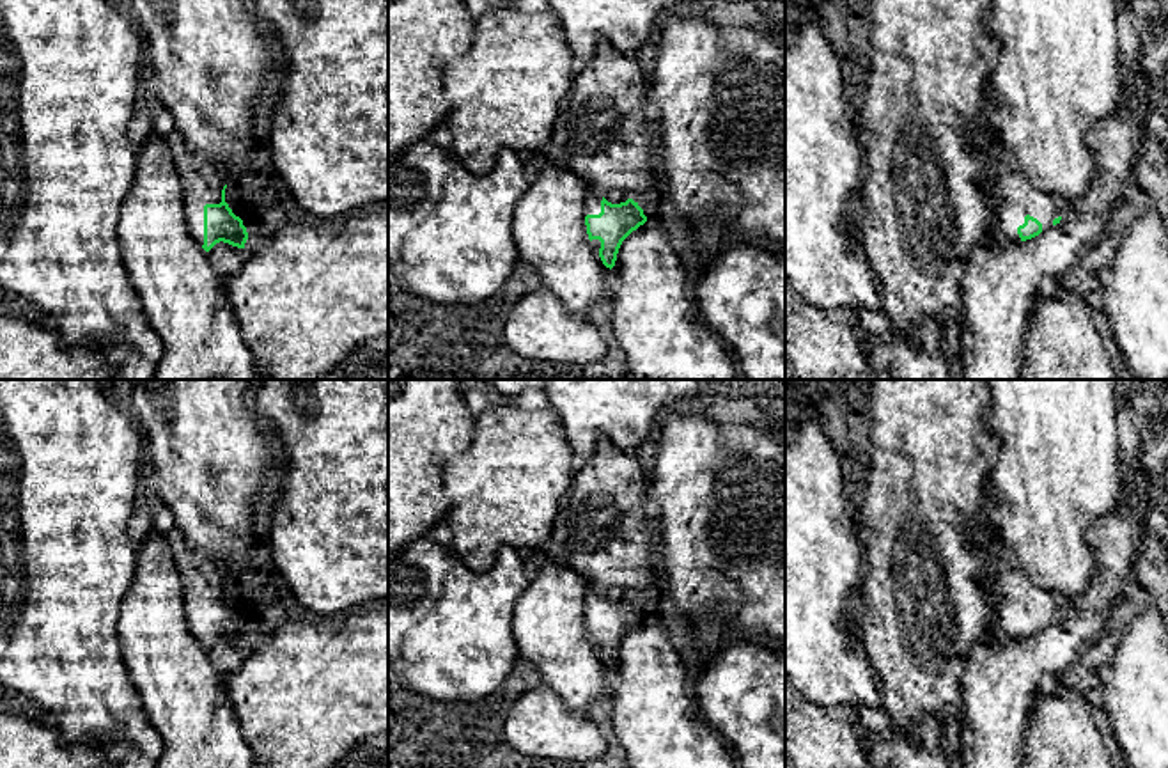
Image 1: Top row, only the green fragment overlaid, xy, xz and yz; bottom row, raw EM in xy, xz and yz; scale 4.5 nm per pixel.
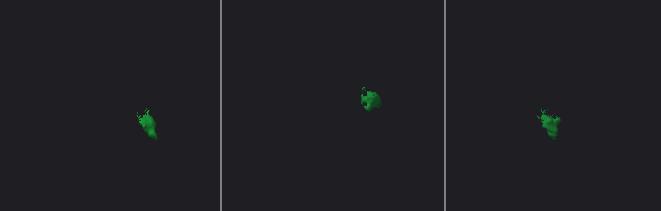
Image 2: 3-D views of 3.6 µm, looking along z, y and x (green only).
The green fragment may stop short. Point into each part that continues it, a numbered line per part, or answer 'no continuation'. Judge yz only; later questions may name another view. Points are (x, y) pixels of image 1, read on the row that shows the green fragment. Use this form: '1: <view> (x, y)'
1: yz (1012, 195)

